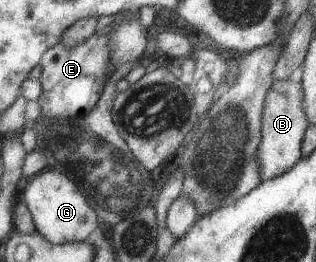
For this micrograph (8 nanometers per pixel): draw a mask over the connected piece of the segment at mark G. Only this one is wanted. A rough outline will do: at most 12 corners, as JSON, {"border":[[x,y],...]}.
{"border":[[45,168],[21,193],[49,243],[83,242],[98,227],[76,185]]}

